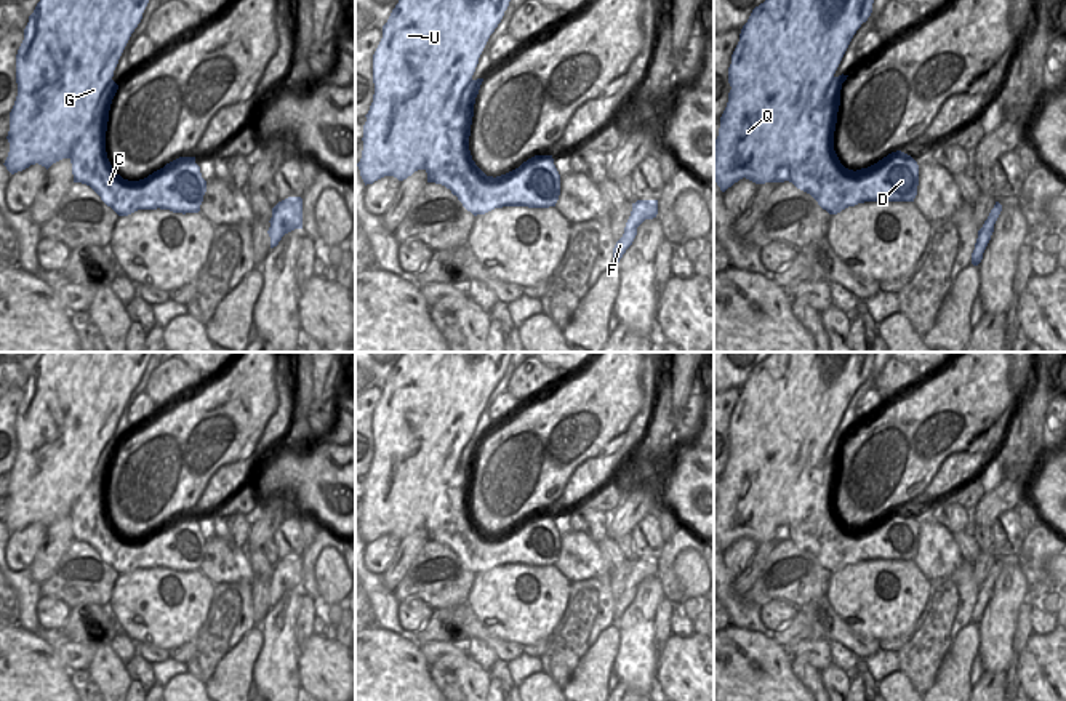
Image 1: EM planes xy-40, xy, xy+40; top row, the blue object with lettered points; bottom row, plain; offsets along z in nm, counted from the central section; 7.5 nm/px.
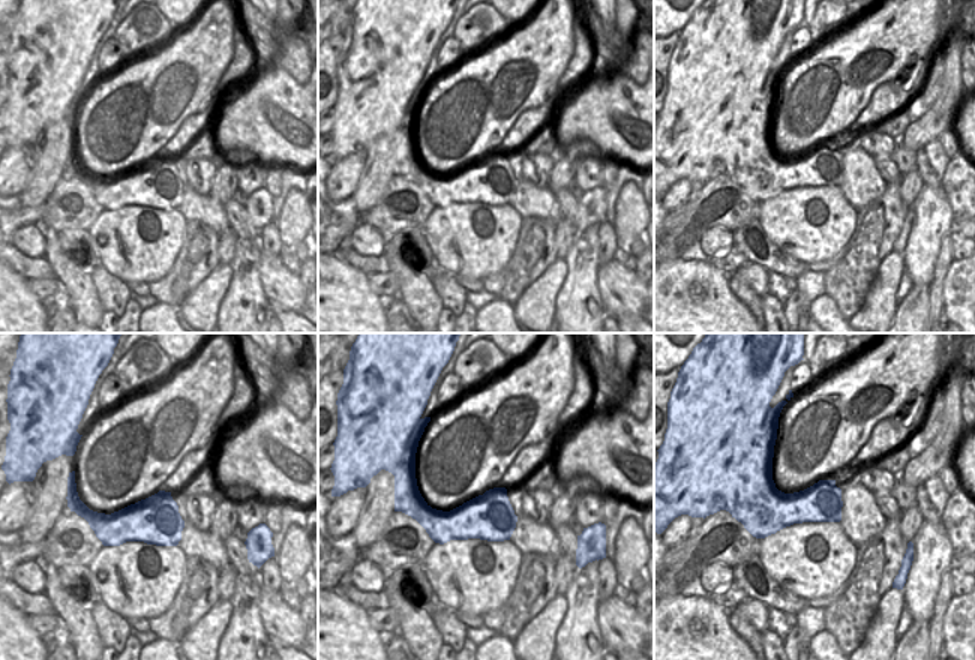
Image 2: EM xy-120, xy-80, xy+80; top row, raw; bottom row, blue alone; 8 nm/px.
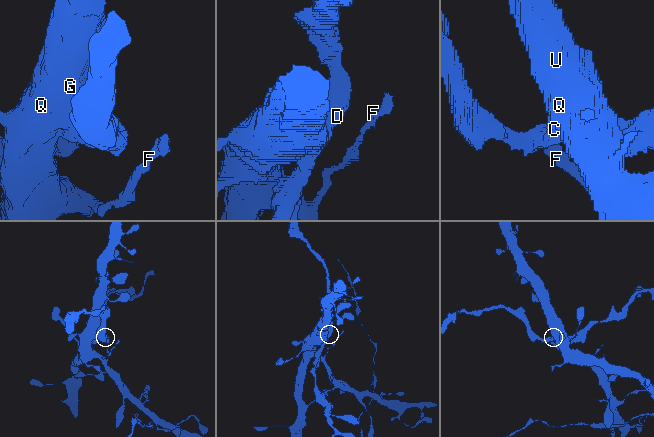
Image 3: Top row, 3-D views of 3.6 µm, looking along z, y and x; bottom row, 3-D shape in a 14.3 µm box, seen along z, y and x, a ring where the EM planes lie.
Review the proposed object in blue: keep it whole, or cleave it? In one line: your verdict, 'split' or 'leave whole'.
split

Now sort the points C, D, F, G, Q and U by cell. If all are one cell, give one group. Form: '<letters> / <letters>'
C D / F G Q U

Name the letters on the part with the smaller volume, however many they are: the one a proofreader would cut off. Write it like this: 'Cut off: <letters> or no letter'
Cut off: C, D

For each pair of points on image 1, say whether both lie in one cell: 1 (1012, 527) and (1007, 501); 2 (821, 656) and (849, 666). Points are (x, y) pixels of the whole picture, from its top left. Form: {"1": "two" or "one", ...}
{"1": "two", "2": "two"}

